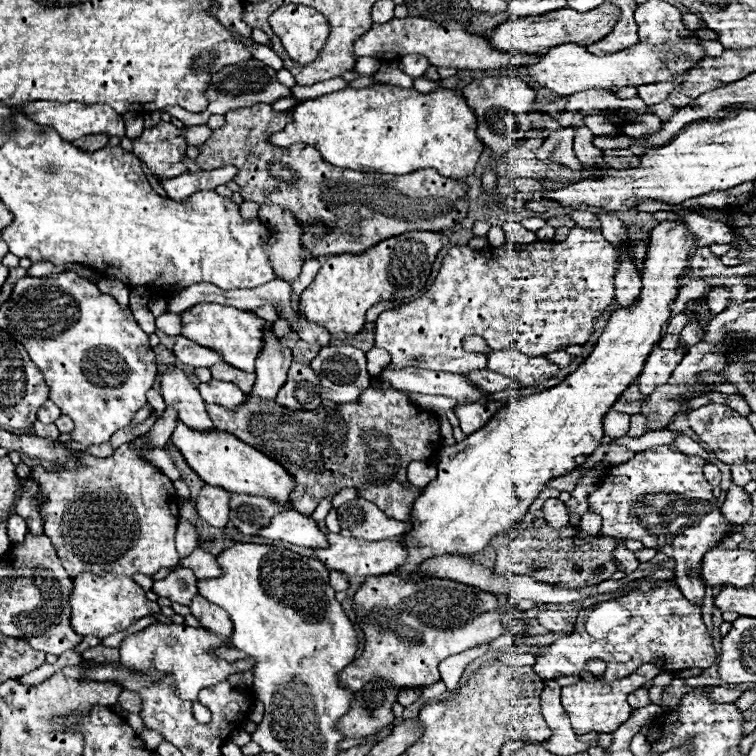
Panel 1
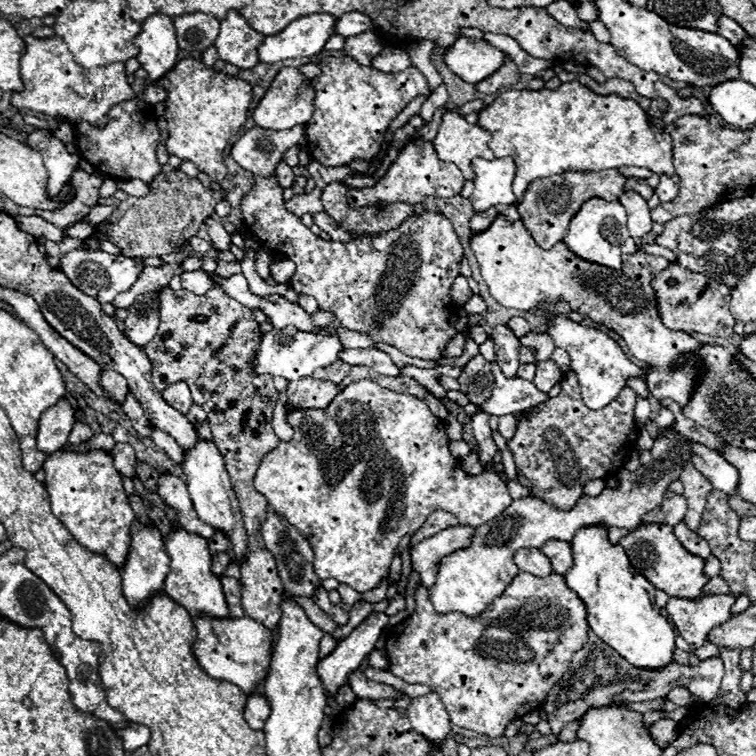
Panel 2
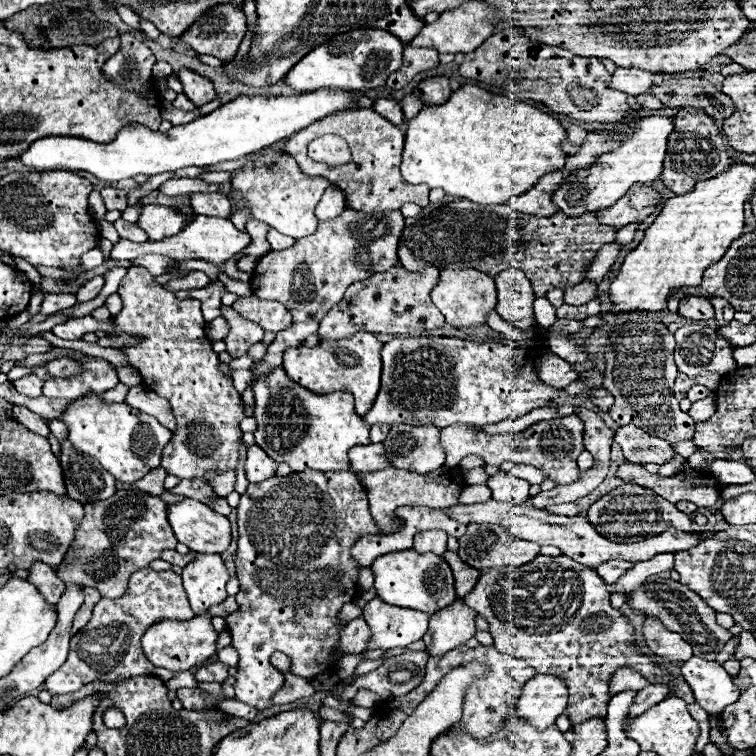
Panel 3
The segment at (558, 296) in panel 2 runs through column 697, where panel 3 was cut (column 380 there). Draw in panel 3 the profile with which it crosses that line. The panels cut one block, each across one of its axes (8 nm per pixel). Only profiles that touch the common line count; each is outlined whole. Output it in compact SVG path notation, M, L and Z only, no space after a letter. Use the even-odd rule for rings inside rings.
M356 332L352 338L344 338L344 340L322 340L314 348L306 348L306 346L288 348L284 352L284 370L294 382L316 394L330 394L338 390L352 392L356 400L356 412L366 414L372 408L380 388L382 346L384 342L380 342L376 334Z

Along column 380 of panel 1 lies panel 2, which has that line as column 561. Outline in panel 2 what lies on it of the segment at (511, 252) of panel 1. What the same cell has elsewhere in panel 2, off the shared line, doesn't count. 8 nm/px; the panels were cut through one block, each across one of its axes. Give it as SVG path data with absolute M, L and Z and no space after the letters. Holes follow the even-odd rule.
M544 310L544 318L548 322L548 336L554 340L554 346L564 348L568 352L570 370L576 374L582 400L590 410L600 410L600 408L608 406L612 400L616 400L620 390L626 386L628 378L644 378L646 376L648 368L644 370L644 368L638 368L634 362L630 362L630 358L622 352L622 348L616 344L616 340L606 336L604 332L576 324L566 314L550 316Z

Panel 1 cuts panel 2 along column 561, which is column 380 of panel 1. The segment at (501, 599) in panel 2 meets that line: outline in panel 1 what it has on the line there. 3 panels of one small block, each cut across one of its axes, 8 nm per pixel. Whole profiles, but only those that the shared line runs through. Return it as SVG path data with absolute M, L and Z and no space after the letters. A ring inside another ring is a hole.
M394 574L366 576L354 594L354 614L364 632L366 646L360 658L338 672L338 684L350 692L358 692L372 680L384 680L398 690L430 686L440 680L438 664L448 656L460 654L474 646L492 642L510 632L514 644L520 646L530 634L526 612L510 604L514 622L506 626L498 598L468 584L442 578L402 580Z

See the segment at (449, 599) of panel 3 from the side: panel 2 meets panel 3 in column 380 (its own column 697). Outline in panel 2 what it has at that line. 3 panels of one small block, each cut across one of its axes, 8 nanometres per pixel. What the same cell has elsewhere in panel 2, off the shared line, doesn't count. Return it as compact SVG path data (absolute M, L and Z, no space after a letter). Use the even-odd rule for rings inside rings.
M640 524L634 532L624 536L624 540L620 540L620 546L626 550L632 566L642 576L646 576L646 580L652 582L656 590L664 590L668 596L688 598L688 600L696 600L704 596L702 588L708 582L708 576L704 574L704 560L700 556L690 554L678 542L672 526Z

